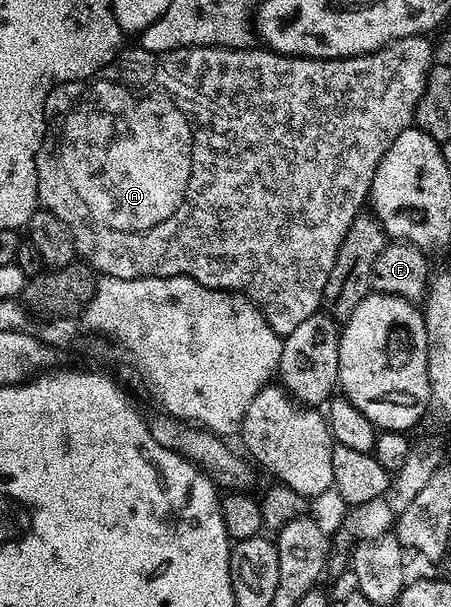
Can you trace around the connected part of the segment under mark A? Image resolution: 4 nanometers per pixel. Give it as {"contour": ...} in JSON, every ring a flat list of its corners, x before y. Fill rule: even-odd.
{"contour":[[425,35,403,37,369,55,352,55,346,59,305,59,301,55,280,55,268,49,253,51,236,47,180,47,169,51,169,59,161,63,169,75,161,75,161,71,153,75,157,83,149,83,149,79,145,79,141,87,133,87,129,79,119,79,117,75,113,79,94,77,62,83,45,98,45,142,43,149,37,153,38,204,65,223,69,236,73,238,74,252,94,272,110,279,147,279,152,275,166,279,172,275,186,275,204,287,244,295,259,308,262,318,276,335,289,335,295,325,314,315,322,306,331,265,335,265,339,245,351,221,366,202,379,161,387,153,391,141,395,141,395,137,399,137,399,133,414,122,417,102,425,91,429,65,433,59,434,44,427,40],[171,65,187,65,187,81,195,81,195,89,201,89,201,95,221,103,223,111,231,117,231,125,221,125,225,139,209,141,209,151,203,151,203,143,199,143,197,155,193,151,195,89,175,77,171,73]]}

